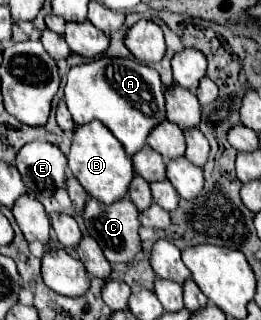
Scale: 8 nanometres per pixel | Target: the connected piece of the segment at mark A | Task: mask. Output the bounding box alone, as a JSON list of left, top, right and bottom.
[64,58,166,156]

